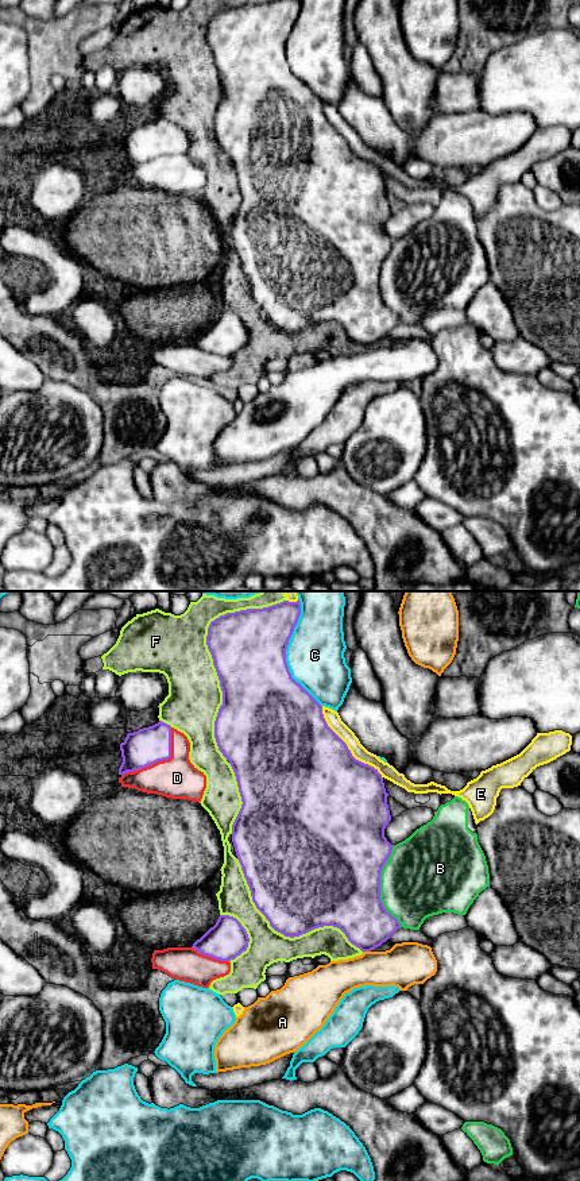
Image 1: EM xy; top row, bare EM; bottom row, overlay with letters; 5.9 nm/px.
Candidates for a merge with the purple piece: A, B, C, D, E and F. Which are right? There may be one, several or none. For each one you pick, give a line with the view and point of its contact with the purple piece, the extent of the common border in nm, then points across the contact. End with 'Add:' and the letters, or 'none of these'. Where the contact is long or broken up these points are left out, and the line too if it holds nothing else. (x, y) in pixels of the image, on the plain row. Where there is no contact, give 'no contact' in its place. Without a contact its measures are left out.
D: xy (159, 155) | 420 nm
Add: D

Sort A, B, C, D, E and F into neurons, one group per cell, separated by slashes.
A / B / C / D / E / F

